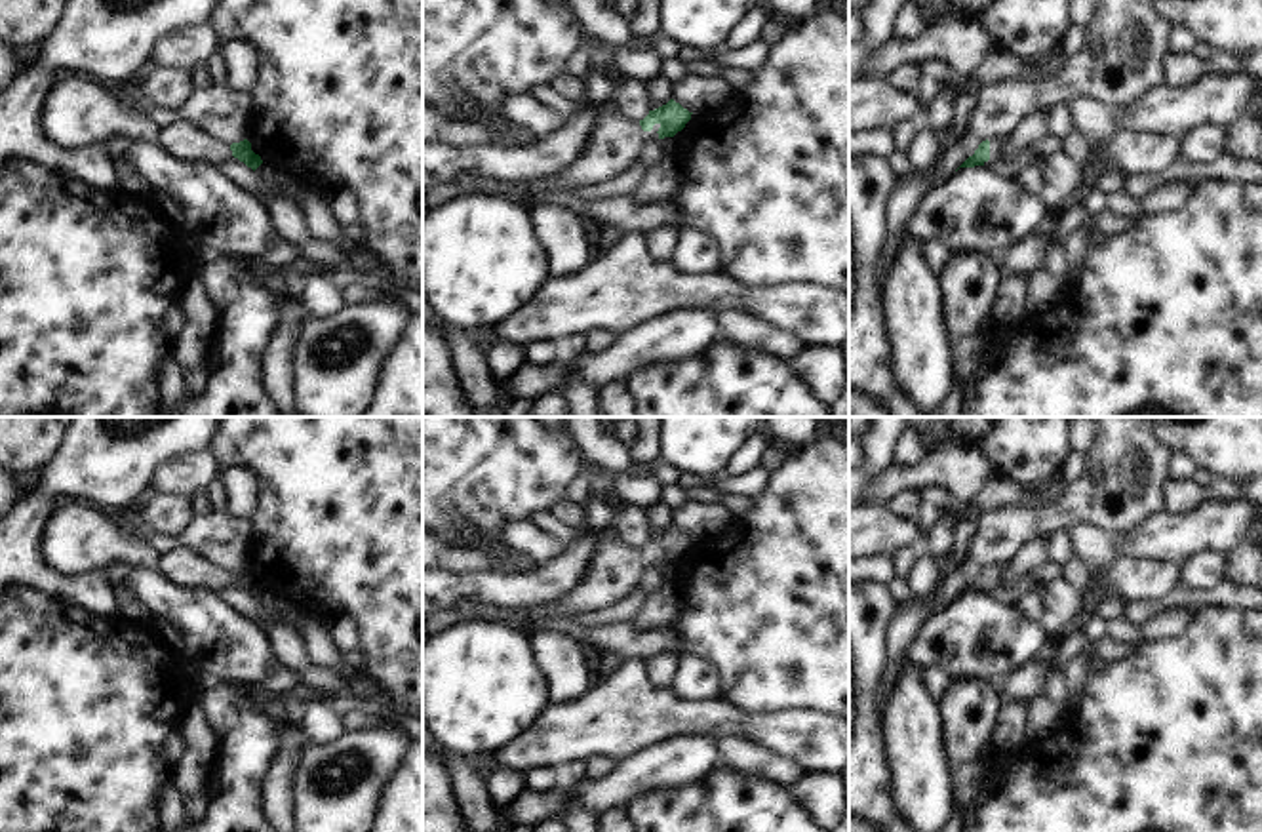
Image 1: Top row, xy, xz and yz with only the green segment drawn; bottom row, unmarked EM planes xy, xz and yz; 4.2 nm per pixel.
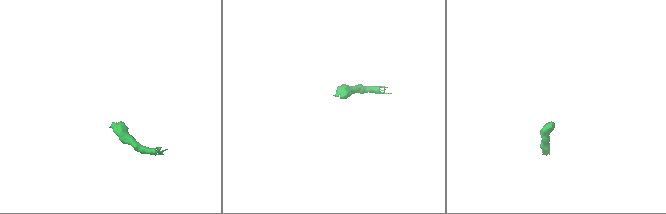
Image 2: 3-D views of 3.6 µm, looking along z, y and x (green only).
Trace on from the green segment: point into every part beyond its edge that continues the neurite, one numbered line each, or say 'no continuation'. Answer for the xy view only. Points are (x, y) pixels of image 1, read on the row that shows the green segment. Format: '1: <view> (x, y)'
1: xy (181, 139)

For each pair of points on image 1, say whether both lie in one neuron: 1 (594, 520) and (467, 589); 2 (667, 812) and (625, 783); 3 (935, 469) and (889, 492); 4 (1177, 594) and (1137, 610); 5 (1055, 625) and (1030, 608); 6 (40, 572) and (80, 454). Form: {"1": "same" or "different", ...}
{"1": "different", "2": "different", "3": "same", "4": "same", "5": "different", "6": "same"}

